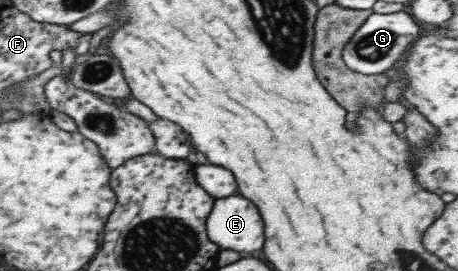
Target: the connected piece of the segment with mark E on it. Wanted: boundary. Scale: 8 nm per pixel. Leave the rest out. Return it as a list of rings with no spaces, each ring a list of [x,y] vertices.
[[[218,198],[206,218],[208,240],[234,252],[254,252],[262,248],[262,222],[246,198]]]

